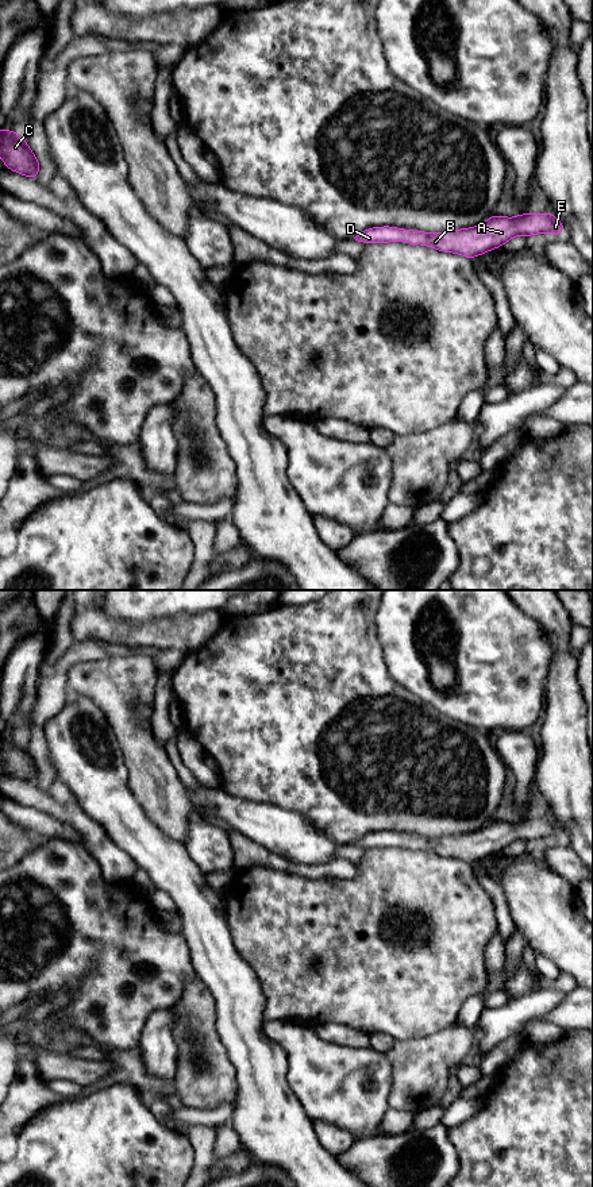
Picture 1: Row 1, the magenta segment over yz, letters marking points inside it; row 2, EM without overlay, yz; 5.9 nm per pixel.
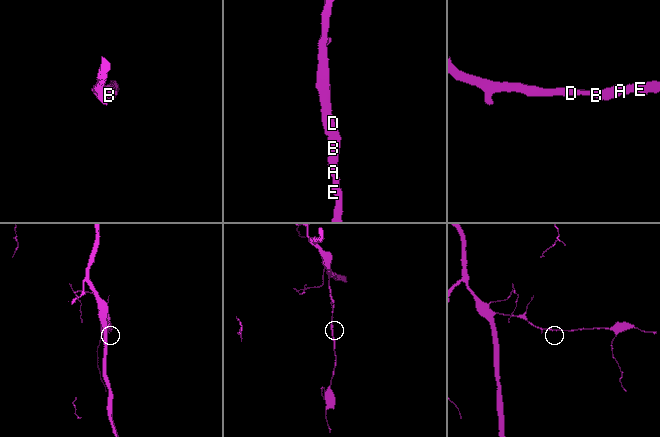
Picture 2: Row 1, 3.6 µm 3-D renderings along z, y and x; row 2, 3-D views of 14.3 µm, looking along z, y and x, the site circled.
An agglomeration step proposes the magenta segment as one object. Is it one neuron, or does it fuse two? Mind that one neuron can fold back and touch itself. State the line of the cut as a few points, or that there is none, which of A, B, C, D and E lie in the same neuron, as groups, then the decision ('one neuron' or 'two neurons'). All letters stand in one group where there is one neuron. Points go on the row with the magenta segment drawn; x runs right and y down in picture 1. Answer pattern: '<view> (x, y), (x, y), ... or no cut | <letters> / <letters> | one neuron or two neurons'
no cut | A B C D E | one neuron

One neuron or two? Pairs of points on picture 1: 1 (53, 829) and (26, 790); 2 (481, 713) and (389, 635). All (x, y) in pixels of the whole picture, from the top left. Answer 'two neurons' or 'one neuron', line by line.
1: two neurons
2: one neuron

